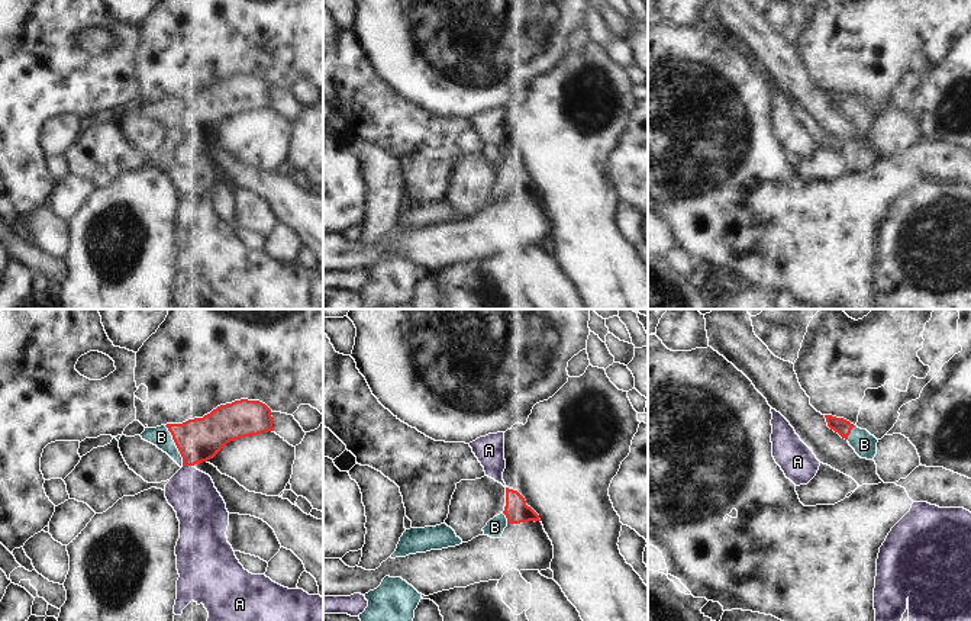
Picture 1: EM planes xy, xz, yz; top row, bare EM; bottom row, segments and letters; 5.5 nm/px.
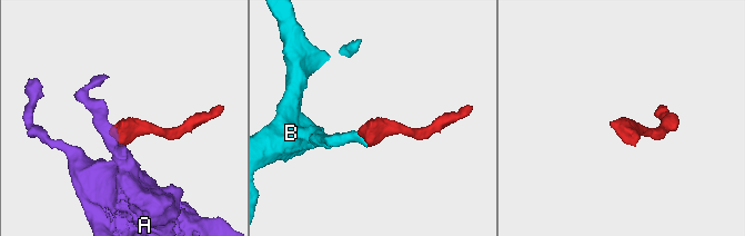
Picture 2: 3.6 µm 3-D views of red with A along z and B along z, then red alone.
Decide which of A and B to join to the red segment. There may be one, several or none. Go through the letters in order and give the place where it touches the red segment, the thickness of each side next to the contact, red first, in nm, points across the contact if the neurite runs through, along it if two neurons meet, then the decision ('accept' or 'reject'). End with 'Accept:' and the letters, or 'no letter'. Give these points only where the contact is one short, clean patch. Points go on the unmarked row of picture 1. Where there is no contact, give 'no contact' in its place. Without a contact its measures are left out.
A: contact xy (189, 140); calibres 240 and 260 nm; border xy (183, 140), (193, 141); reject
B: contact xy (176, 119); calibres 240 and 110 nm; way xy (197, 115), (176, 119), (170, 113), (161, 112); accept
Accept: B

